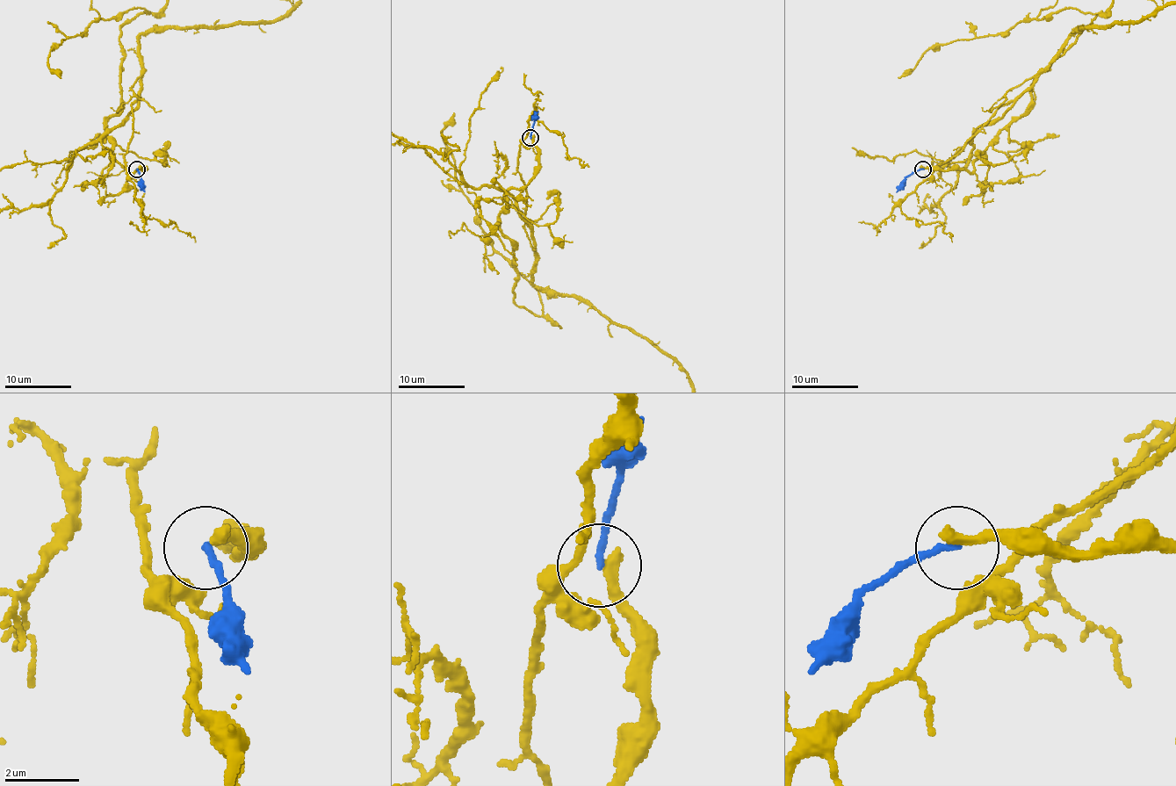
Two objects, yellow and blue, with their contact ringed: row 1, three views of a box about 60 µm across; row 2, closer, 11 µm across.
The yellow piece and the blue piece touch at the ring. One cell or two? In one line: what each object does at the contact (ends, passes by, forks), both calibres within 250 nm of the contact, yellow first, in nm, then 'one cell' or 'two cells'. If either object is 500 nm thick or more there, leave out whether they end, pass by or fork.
yellow ends there; blue ends there; 340 nm thick on the yellow side, 170 nm on the other; two cells

